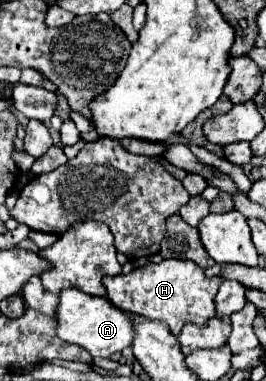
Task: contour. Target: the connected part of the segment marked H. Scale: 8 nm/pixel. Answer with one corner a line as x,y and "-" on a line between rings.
162,260
160,264
144,264
140,268
134,268
130,274
118,274
118,276
104,276
102,284
106,288
108,300
132,314
146,316
150,320
162,320
168,324
172,334
180,332
180,326
186,322
196,322
202,326
202,322
208,322
214,316
214,296
220,286
222,278
204,278
204,272
200,266
188,260

